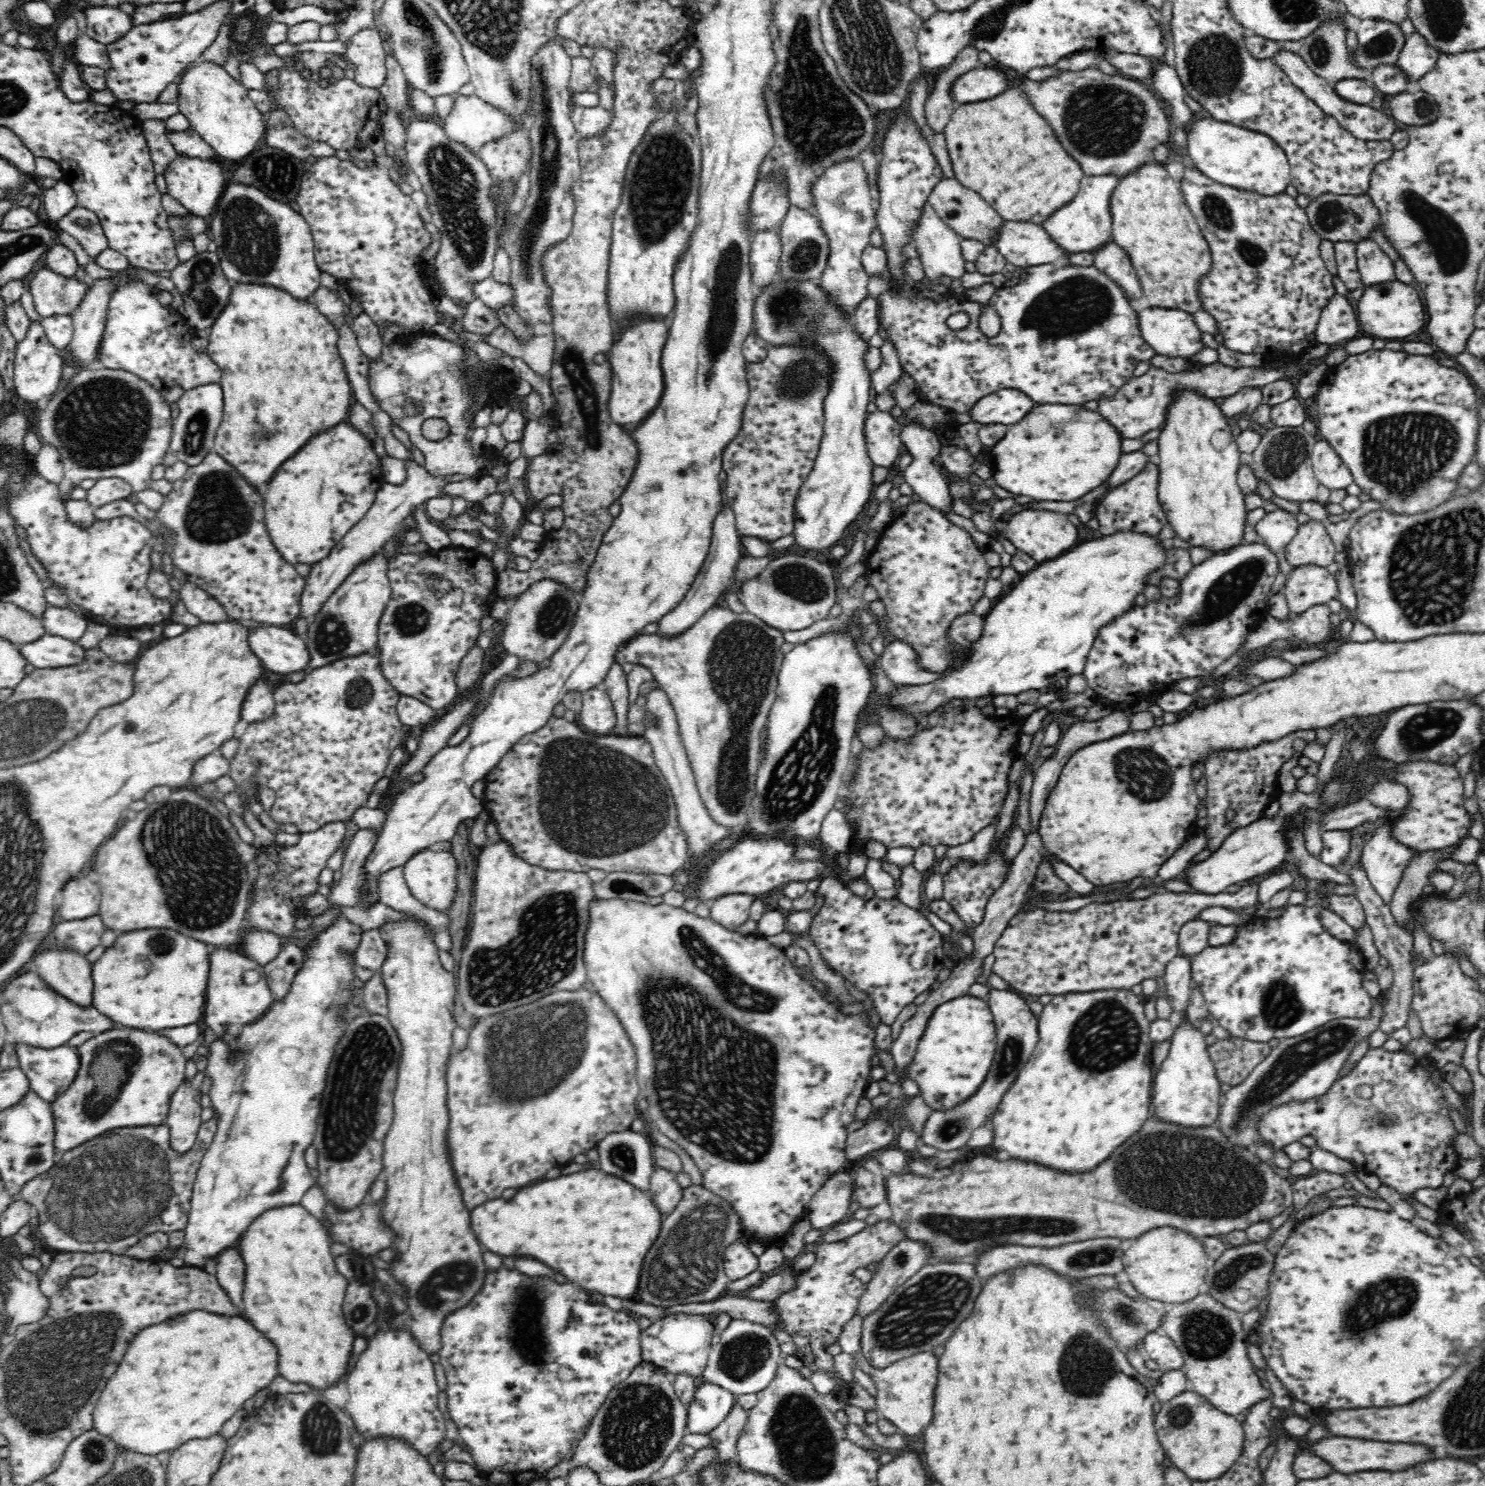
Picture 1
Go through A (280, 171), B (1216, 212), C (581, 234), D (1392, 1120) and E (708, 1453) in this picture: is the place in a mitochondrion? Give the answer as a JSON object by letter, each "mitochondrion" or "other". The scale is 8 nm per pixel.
{"A":"mitochondrion","B":"mitochondrion","C":"other","D":"mitochondrion","E":"other"}

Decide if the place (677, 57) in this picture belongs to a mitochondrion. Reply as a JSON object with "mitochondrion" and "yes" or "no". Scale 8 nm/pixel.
{"mitochondrion":"no"}

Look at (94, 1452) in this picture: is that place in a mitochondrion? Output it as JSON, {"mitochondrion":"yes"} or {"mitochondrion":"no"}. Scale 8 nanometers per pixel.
{"mitochondrion":"yes"}

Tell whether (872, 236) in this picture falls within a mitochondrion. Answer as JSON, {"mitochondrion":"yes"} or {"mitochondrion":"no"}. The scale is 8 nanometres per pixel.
{"mitochondrion":"no"}

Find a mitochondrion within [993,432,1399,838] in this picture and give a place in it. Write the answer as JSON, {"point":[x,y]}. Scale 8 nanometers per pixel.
{"point":[1231,588]}

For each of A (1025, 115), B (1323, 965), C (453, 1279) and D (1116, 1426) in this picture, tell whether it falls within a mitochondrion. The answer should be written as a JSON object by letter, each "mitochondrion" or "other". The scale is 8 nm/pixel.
{"A":"other","B":"other","C":"mitochondrion","D":"other"}

